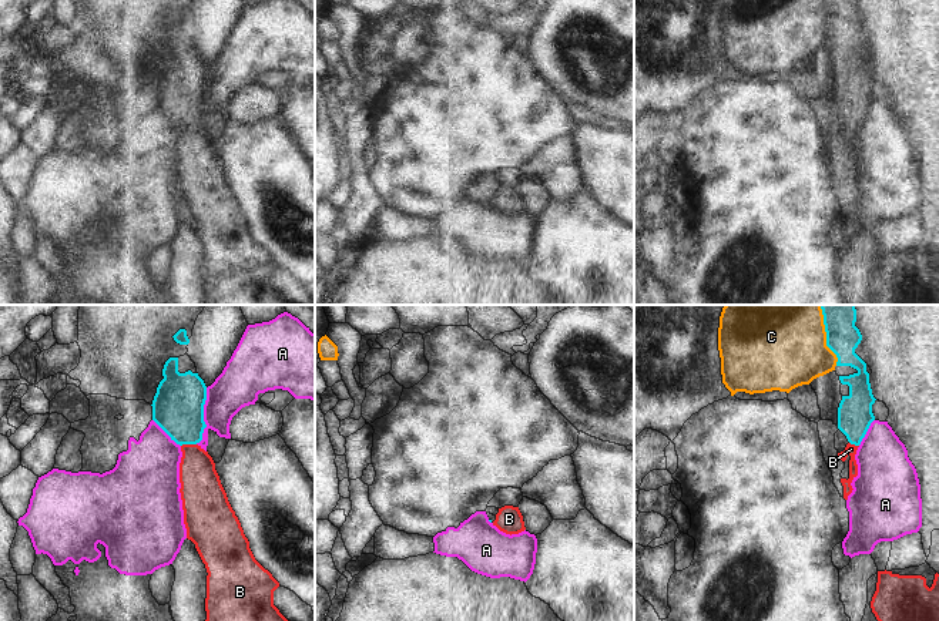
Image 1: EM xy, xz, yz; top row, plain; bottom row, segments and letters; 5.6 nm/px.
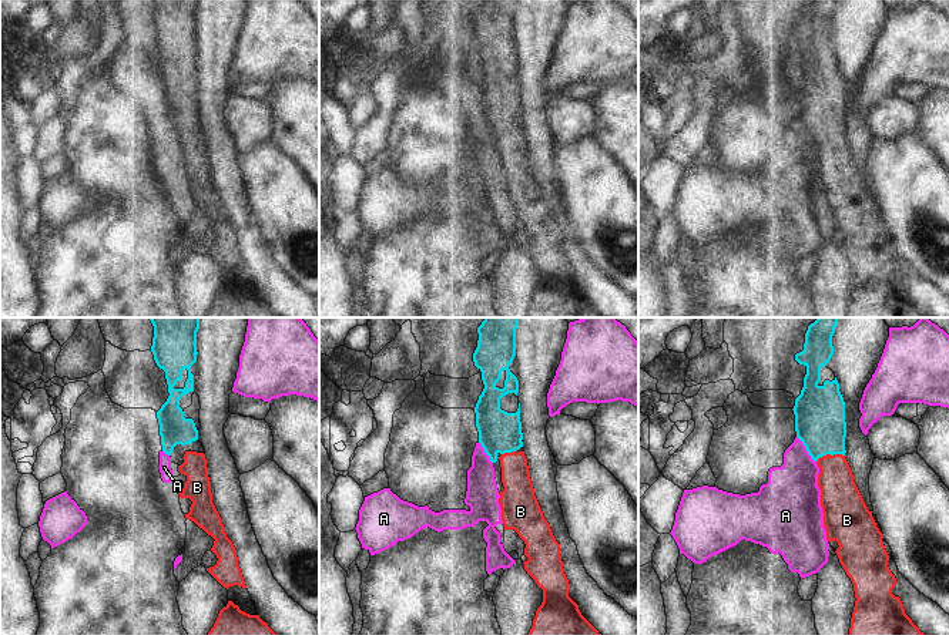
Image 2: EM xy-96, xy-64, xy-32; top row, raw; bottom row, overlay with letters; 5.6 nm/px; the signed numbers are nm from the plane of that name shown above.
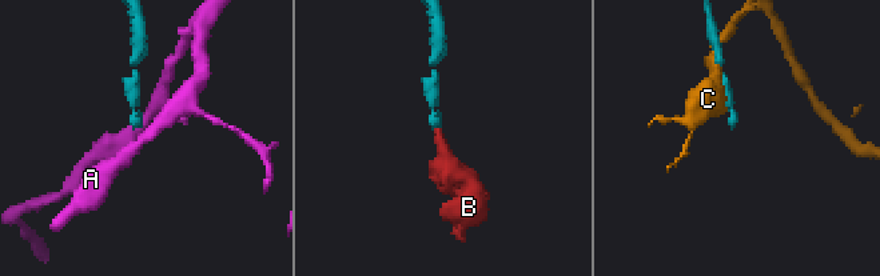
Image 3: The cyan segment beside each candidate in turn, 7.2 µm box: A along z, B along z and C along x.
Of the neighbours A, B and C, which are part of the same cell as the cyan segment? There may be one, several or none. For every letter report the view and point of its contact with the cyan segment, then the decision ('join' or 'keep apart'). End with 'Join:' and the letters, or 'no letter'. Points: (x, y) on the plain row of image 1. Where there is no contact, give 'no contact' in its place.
A: contact xy (203, 97); keep apart
B: contact xy (188, 124); join
C: contact yz (827, 23); keep apart
Join: B

